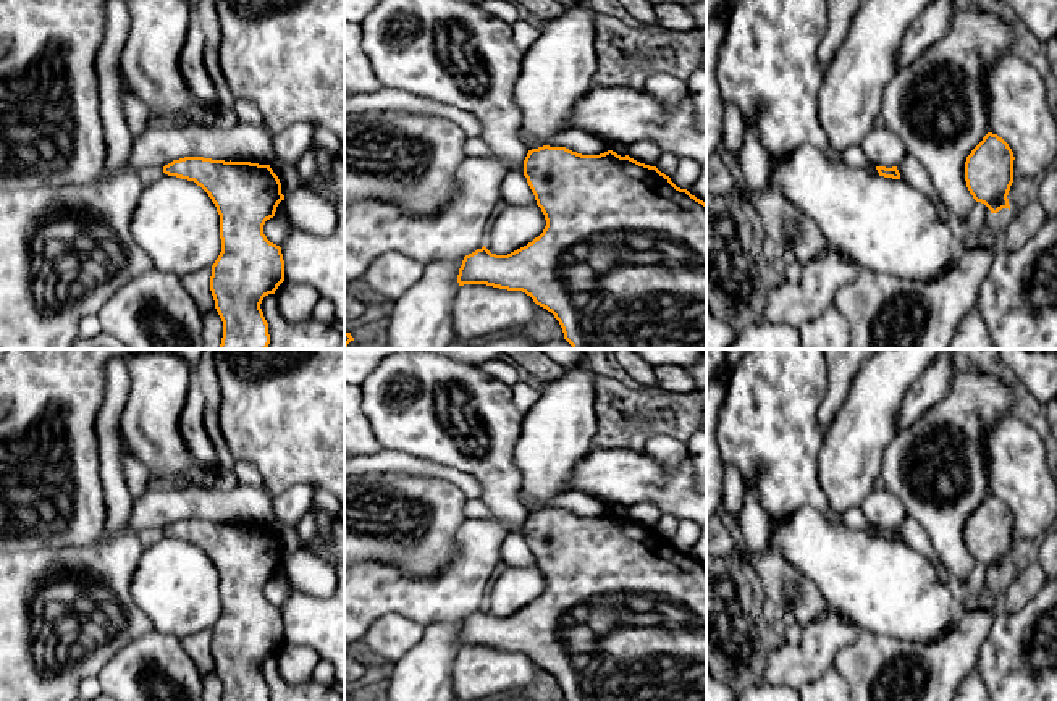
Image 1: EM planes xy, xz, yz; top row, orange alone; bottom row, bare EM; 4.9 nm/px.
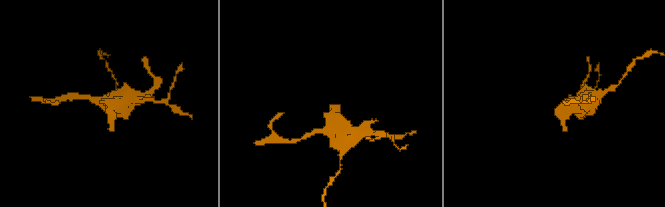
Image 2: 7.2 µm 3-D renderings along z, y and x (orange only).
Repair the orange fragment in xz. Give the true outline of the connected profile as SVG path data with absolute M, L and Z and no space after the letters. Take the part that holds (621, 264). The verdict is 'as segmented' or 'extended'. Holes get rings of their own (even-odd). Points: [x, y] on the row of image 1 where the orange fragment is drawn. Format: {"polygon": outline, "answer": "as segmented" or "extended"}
{"polygon": "M566 147L532 149L524 160L524 176L545 215L543 233L507 255L491 254L485 246L465 255L457 275L459 286L486 284L525 292L537 305L554 315L572 349L706 349L706 204L703 200L687 189L677 187L656 166L640 163L629 155L621 157L613 150L600 155L582 155Z", "answer": "as segmented"}

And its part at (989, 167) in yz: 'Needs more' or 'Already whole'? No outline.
Already whole

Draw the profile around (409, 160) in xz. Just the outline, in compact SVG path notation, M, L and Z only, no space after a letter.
M344 115L344 207L356 200L383 200L409 215L430 216L454 194L456 173L465 158L465 131L441 115Z

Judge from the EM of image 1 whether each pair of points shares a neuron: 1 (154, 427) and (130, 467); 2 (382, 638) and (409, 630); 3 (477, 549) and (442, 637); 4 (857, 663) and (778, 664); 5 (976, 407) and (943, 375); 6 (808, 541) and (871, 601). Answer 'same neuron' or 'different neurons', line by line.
1: different neurons
2: same neuron
3: different neurons
4: different neurons
5: different neurons
6: same neuron

